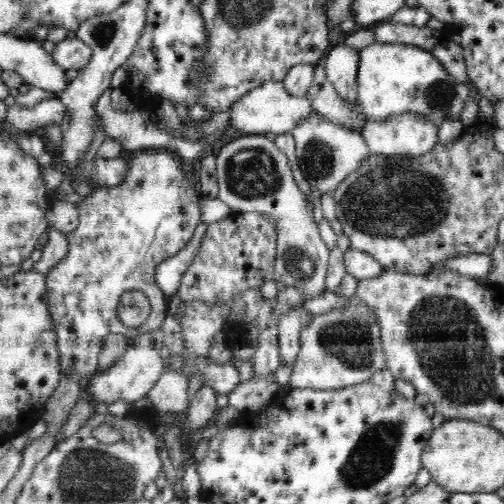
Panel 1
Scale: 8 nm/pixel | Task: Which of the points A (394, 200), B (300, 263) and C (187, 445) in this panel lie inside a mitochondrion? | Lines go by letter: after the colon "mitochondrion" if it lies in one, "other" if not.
A: mitochondrion
B: mitochondrion
C: other

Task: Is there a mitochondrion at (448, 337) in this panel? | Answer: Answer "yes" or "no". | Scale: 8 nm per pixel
yes

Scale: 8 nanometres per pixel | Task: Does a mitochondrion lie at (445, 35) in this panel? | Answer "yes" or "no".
no

